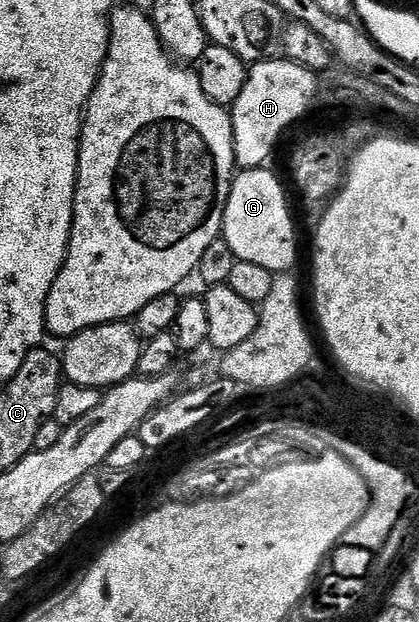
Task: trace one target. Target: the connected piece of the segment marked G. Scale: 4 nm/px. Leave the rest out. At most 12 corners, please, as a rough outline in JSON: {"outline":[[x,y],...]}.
{"outline":[[263,166],[234,177],[221,236],[237,260],[287,274],[297,238]]}

